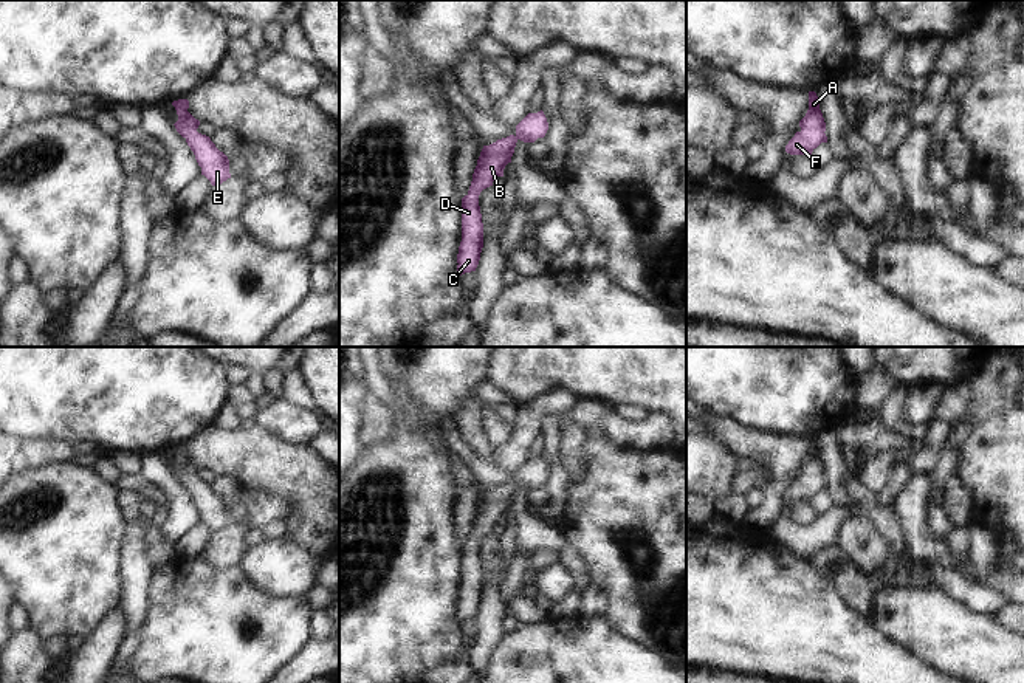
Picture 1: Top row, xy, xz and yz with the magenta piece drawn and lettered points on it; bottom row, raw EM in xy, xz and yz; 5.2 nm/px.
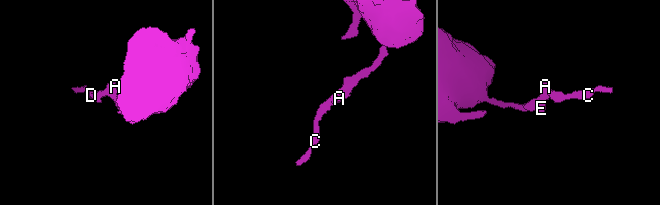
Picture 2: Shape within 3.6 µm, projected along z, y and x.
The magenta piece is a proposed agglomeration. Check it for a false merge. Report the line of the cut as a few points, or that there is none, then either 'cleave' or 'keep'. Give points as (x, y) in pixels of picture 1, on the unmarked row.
cut none; keep

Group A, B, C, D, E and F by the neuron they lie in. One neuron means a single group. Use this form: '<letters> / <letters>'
A B C D E F

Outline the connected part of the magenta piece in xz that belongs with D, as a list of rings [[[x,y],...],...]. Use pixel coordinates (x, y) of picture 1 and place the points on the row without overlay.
[[[544,458],[528,460],[517,472],[516,480],[483,493],[468,541],[462,545],[462,589],[457,601],[457,621],[476,618],[483,595],[483,570],[479,553],[479,542],[493,533],[497,523],[503,523],[503,516],[511,510],[516,489],[534,489],[544,485],[548,469]]]

